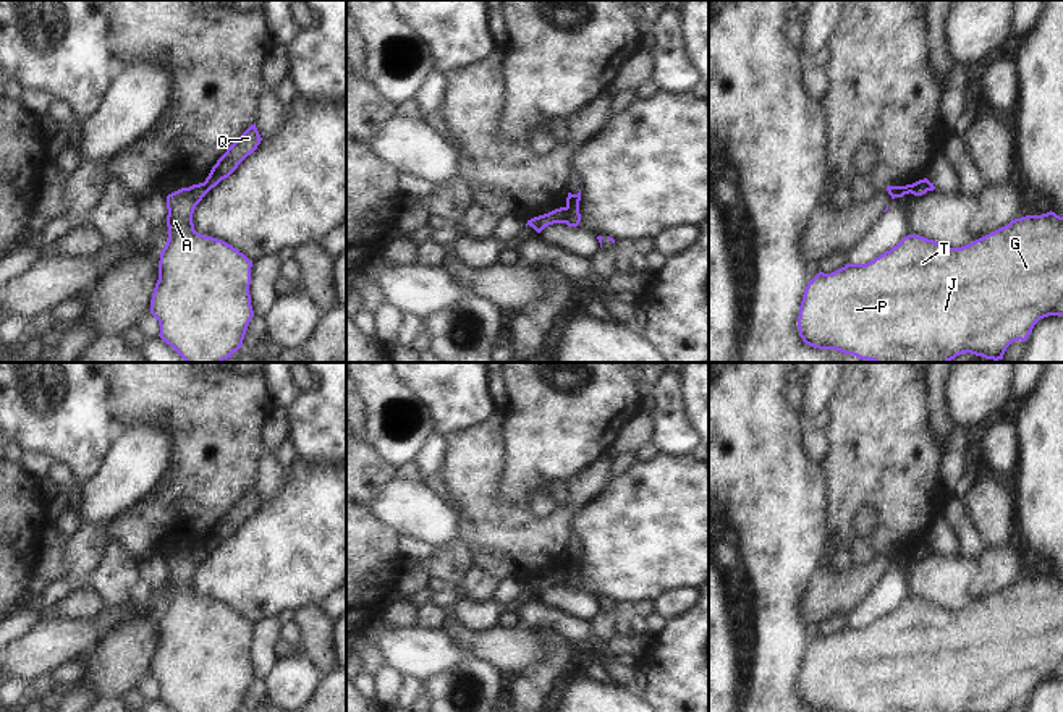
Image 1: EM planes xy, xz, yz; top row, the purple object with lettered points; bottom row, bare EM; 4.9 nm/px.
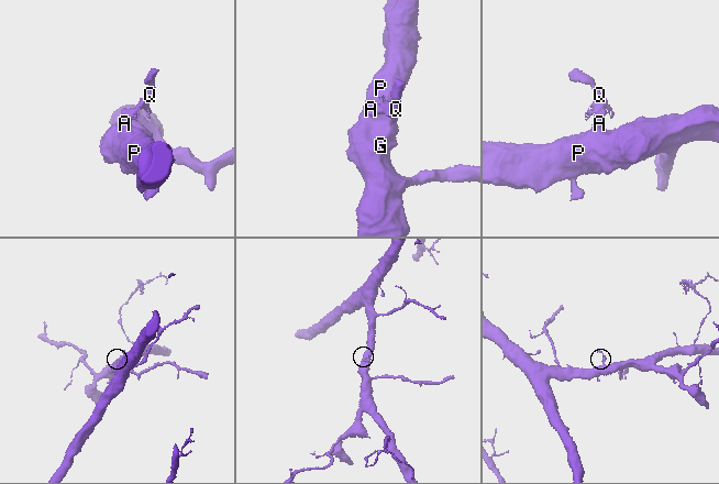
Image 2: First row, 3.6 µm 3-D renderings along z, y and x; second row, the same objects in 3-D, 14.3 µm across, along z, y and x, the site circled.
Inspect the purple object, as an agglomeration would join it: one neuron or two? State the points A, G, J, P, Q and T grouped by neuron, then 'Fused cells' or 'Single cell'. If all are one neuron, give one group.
Groups: A G J P T / Q. Fused cells.

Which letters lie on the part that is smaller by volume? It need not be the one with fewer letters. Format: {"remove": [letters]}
{"remove": ["Q"]}

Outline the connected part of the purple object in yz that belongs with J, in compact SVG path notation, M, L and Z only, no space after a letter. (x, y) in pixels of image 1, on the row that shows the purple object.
M1052 210L1042 215L1014 218L1008 225L961 248L950 248L924 236L908 235L890 251L867 264L846 264L832 273L819 272L804 290L798 330L803 341L809 346L836 350L874 362L950 362L963 353L998 361L1003 359L1006 348L1013 341L1026 341L1034 325L1048 316L1063 316L1063 217Z

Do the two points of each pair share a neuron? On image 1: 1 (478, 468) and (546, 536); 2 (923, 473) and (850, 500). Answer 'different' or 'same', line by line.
1: same
2: same

